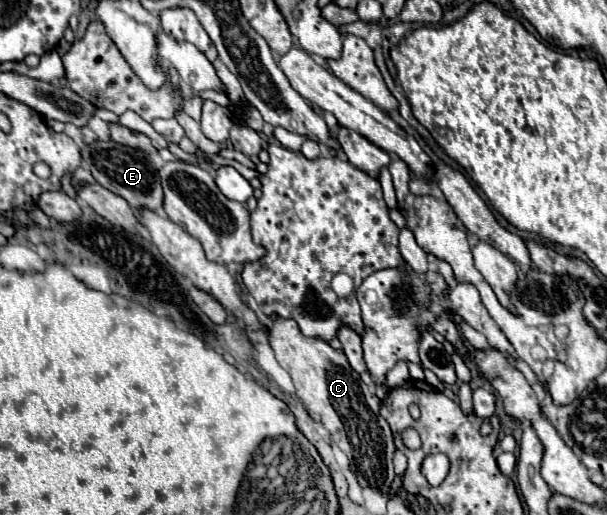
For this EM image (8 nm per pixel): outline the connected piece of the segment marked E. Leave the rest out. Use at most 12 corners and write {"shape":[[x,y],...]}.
{"shape":[[115,141],[83,145],[95,181],[131,207],[161,209],[155,161]]}

